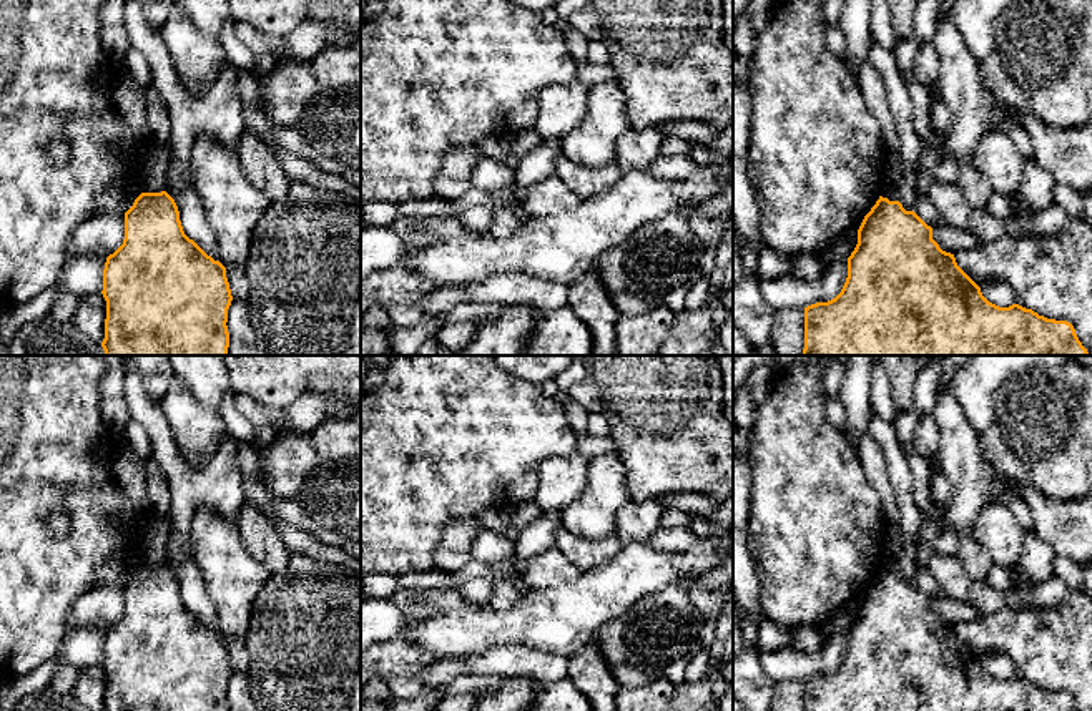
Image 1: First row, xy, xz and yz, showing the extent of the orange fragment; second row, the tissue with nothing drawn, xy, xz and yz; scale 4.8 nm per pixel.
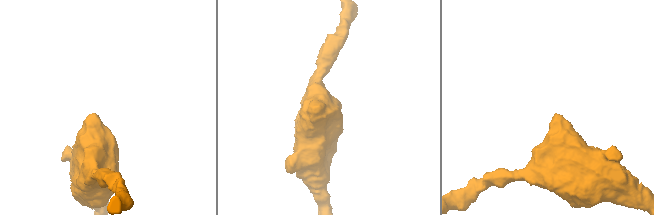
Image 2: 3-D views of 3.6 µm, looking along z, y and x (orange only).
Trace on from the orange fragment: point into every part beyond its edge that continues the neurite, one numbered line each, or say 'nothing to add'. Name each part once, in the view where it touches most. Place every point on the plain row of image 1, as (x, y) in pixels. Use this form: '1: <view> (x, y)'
nothing to add

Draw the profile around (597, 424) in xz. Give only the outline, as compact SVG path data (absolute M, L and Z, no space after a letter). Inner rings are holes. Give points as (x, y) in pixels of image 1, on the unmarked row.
M588 414L587 432L592 435L608 435L608 422L600 414Z

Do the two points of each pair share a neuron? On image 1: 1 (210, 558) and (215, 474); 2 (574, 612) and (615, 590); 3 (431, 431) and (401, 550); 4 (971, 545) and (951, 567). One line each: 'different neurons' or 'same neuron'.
1: different neurons
2: same neuron
3: same neuron
4: different neurons

